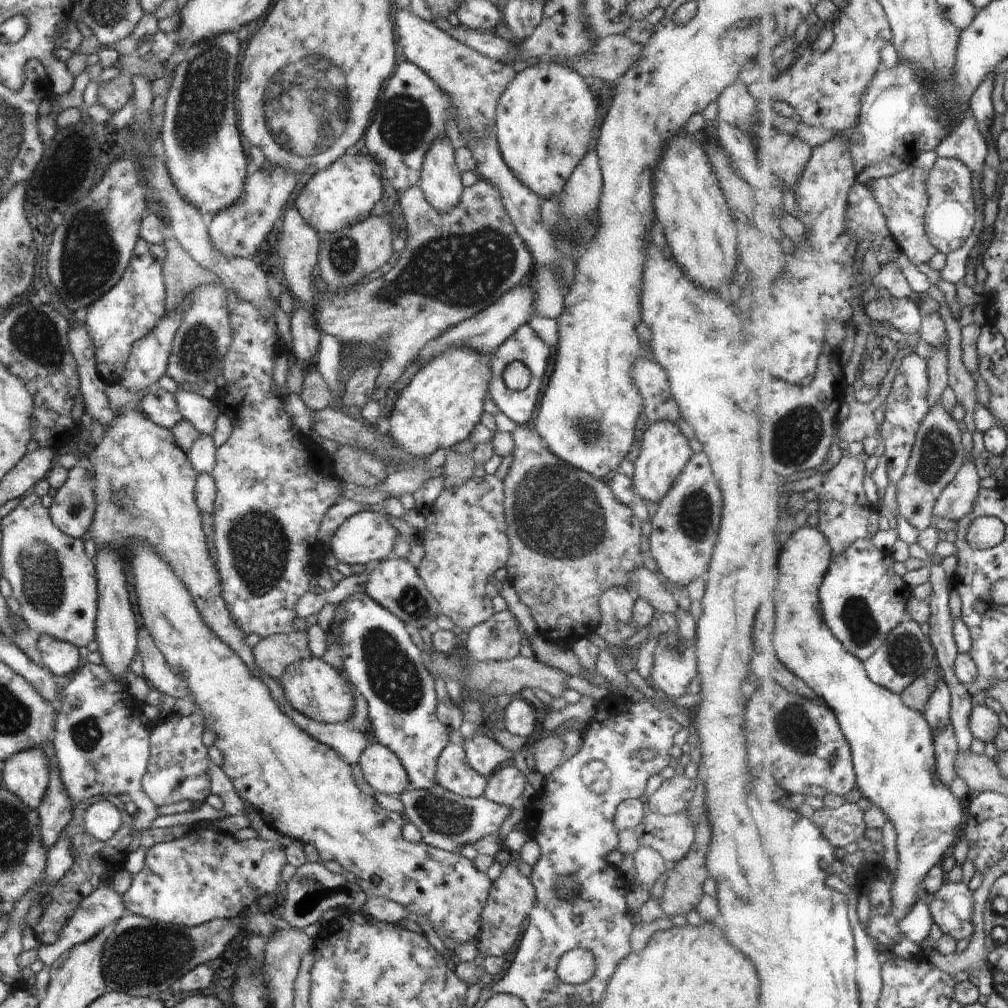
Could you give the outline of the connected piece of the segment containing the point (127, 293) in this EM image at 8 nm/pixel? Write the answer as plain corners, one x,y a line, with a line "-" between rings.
139,236
129,265
123,272
118,284
86,307
85,331
88,332
88,336
94,343
96,370
106,385
118,384
121,381
121,376
125,371
133,342
146,336
158,324
160,318
166,312
164,310
164,307
166,307
166,291
163,279
163,262
165,256
166,251
163,245
147,243

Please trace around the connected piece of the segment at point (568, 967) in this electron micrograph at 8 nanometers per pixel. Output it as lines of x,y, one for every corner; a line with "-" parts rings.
568,951
560,957
557,975
562,982
579,985
592,978
595,968
595,958
591,951

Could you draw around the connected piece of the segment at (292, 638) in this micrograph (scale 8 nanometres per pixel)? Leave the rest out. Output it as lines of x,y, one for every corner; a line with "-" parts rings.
298,630
261,638
251,649
260,670
277,681
289,664
313,656
308,648
306,633

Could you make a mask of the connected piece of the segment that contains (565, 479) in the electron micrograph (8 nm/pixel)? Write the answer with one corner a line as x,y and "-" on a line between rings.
518,425
512,432
515,447
512,464
504,483
504,514
511,553
507,562
507,581
528,607
539,634
554,644
574,644
596,632
600,622
599,598
610,587
627,590
627,574
643,566
640,550
641,520
631,507
620,504
603,479
559,459
535,429

